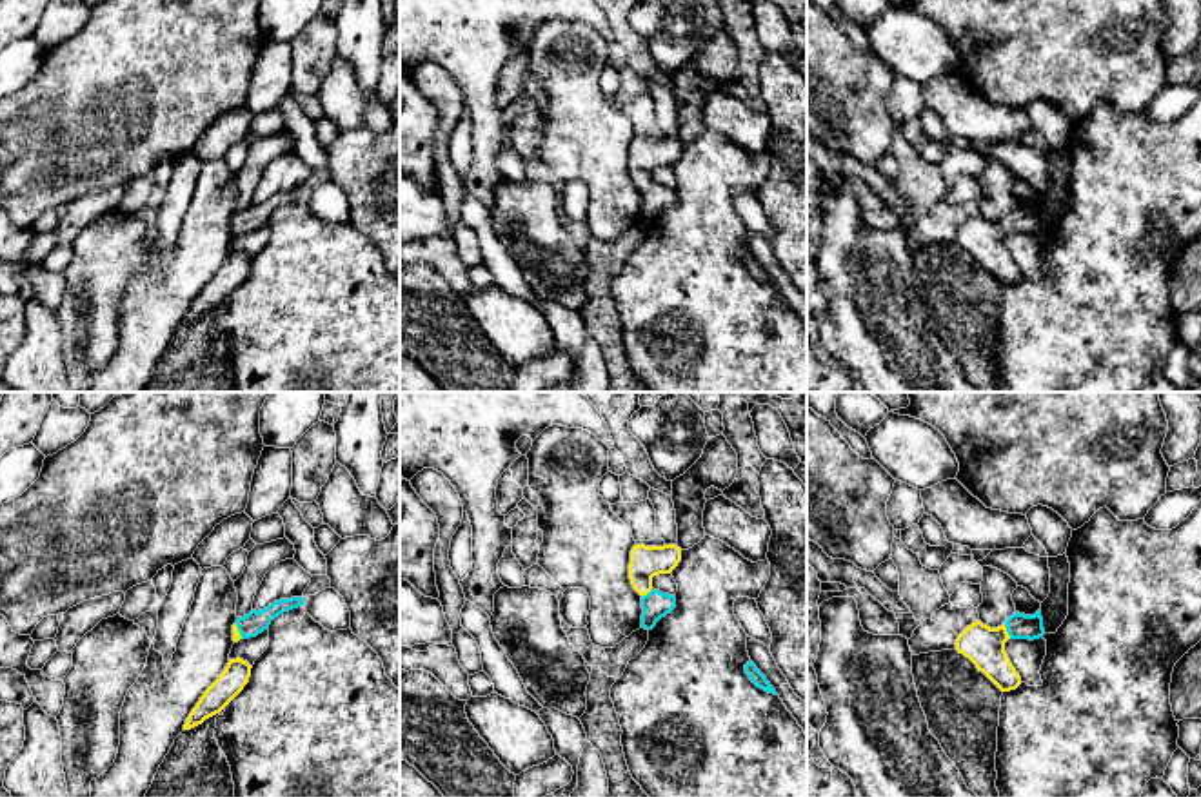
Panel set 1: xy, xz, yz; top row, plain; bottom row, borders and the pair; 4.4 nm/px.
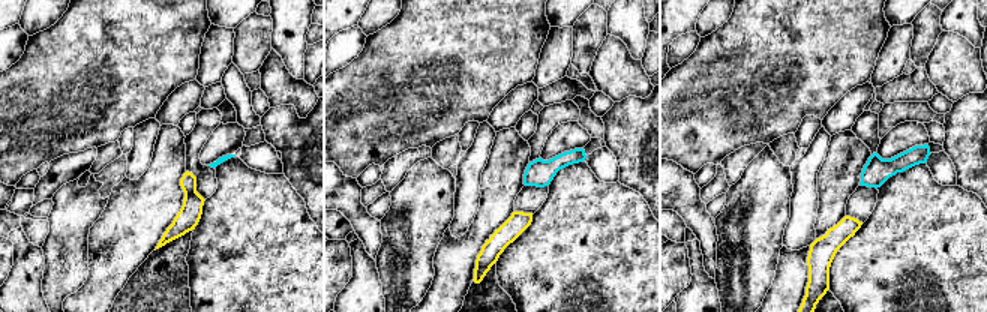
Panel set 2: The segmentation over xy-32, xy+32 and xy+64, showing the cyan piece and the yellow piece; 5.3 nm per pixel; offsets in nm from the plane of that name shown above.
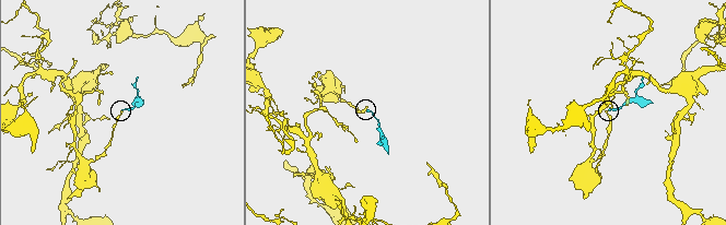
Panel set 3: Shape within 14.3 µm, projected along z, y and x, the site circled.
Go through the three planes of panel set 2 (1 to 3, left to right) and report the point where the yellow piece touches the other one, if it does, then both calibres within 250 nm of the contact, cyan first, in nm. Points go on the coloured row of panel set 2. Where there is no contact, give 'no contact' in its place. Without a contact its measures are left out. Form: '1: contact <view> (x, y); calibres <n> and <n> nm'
1: no contact
2: no contact
3: no contact

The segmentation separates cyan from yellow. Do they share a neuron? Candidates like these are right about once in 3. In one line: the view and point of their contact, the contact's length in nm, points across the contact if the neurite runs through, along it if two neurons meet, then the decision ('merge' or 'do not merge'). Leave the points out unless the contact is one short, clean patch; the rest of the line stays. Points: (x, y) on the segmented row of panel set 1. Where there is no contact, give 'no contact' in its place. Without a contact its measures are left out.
meets cyan in yz at (1007, 630); contact 70 nm long; runs through yz (1018, 625), (1007, 630), (985, 647); merge

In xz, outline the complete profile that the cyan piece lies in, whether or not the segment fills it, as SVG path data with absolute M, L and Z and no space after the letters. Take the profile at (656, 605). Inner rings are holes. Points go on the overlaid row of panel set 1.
M676 545L645 546L630 550L629 579L641 595L641 626L652 630L656 623L676 608L676 597L652 588L652 577L670 574L681 561L681 548Z

